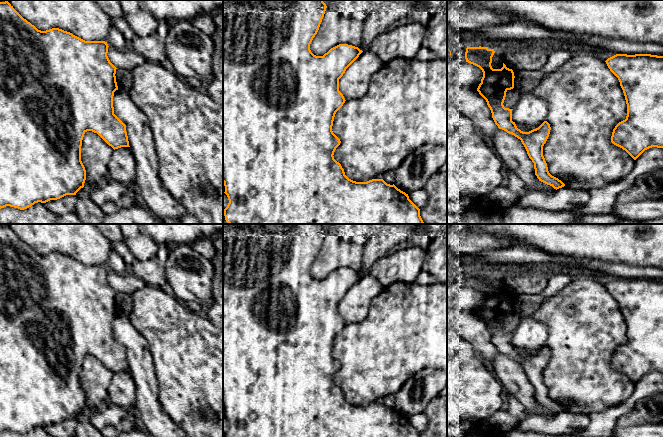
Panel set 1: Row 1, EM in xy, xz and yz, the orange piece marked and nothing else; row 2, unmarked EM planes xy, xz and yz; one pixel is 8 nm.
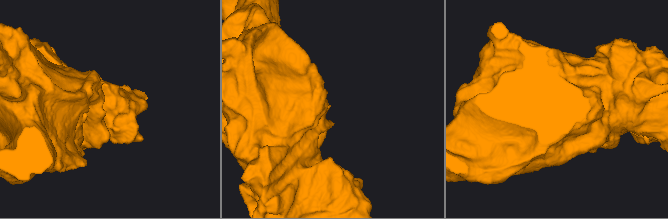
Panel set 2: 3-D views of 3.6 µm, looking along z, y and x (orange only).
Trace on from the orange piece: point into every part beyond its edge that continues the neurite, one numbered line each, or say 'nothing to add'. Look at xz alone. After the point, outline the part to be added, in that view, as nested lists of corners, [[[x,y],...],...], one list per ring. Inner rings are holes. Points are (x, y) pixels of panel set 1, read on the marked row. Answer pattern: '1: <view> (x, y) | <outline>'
nothing to add

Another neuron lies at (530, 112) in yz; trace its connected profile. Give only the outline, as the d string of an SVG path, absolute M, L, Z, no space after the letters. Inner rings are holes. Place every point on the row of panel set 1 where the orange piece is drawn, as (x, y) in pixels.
M527 91L521 93L519 101L513 108L512 121L521 131L529 132L546 121L547 113L547 102Z

